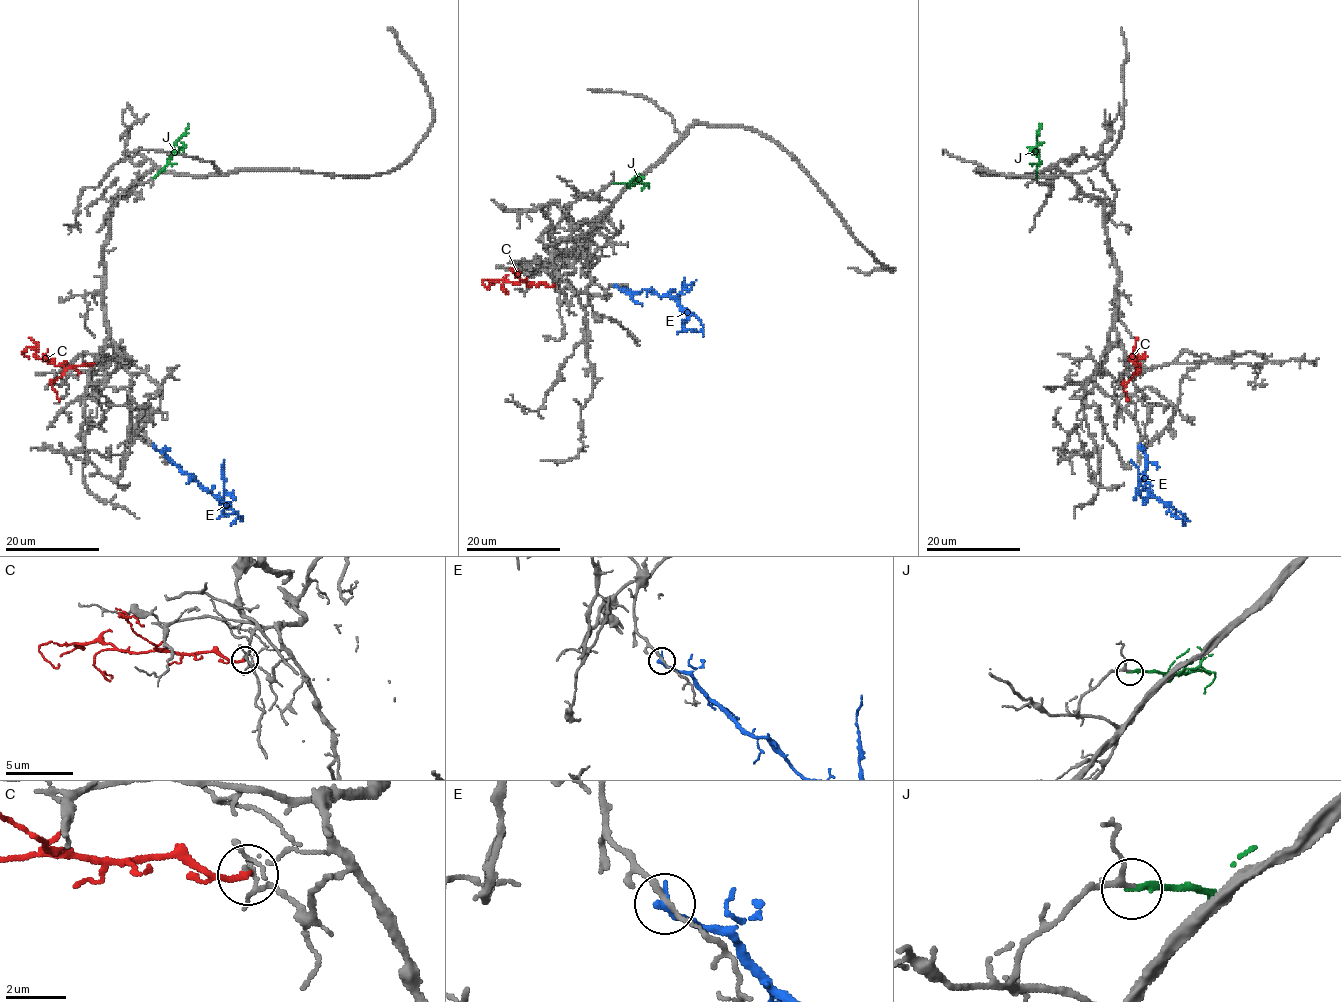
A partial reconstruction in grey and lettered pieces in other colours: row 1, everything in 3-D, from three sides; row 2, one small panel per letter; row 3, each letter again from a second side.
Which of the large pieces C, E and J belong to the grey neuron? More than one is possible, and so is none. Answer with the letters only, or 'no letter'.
J

